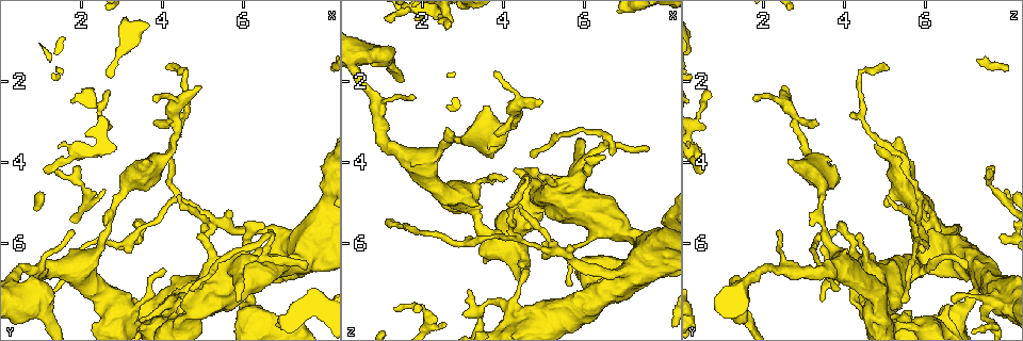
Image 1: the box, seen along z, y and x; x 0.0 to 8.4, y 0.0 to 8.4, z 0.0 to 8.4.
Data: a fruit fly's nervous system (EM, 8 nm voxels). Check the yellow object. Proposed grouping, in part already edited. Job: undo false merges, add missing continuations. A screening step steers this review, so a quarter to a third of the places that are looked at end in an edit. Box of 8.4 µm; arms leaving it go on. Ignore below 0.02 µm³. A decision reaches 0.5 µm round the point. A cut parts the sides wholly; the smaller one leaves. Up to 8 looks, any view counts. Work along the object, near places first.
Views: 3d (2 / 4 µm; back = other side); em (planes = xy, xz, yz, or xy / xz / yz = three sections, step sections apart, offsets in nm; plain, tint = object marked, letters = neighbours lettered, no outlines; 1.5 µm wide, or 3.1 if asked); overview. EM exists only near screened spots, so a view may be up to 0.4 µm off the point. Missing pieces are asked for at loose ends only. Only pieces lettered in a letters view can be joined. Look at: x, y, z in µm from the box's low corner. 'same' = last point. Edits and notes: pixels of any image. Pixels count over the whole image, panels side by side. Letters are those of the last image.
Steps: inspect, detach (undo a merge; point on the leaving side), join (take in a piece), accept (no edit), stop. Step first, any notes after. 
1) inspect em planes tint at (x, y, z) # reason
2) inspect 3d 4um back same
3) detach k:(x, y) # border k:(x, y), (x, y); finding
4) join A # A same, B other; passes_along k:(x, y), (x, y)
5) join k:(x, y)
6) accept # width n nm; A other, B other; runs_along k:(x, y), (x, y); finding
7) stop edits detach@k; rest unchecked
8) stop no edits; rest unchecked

inspect em yz step 8 tint at (1.00, 7.60, 1.50) # calibre changes

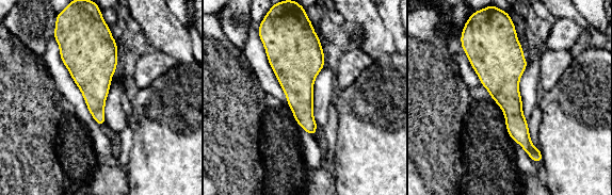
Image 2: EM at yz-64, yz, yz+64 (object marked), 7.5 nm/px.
inspect em planes letters same # another direction

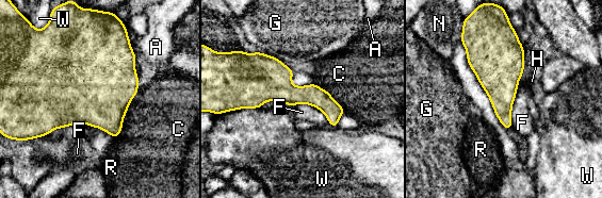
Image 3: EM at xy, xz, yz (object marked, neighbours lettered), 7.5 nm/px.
accept # A other, C other, F other, G other, H other, N other, R other, W other; border 3:(519, 85), (513, 103), (511, 127); one cell here

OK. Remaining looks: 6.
inspect em planes letters at (6.05, 6.40, 3.90) # sharp bend

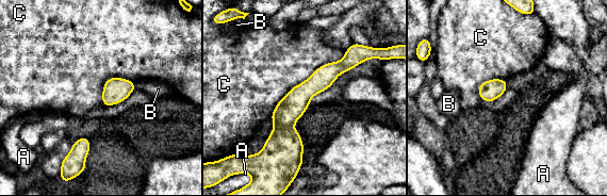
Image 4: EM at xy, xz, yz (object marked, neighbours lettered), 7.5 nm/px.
accept # longest_contact C 750 nm; A other, B other, C other; runs_along 4:(350, 50), (288, 111), (299, 158); all the same cell

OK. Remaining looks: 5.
inspect 3d 4um back at (4.40, 4.80, 5.10) # free end

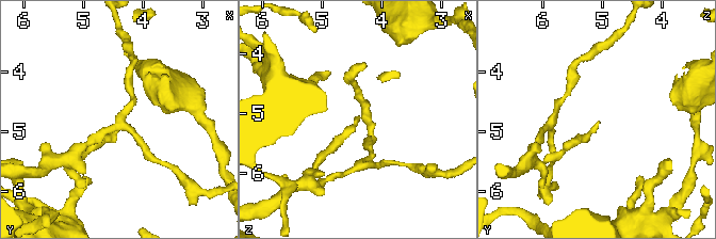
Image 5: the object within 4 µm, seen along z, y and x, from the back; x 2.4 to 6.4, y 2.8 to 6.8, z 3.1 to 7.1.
inspect em planes plain at (4.40, 4.85, 5.05) # need the tissue

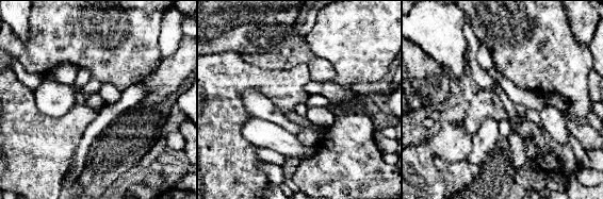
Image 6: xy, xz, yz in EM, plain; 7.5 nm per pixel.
inspect em planes letters same # what lies round it

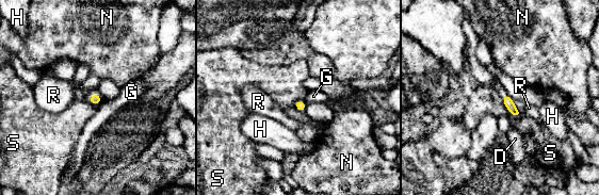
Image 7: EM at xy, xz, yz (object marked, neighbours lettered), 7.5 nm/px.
accept # D other, G other, H other, N other, R other, S other; no lettered piece goes on from it

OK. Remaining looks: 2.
stop no edits; rest unchecked

